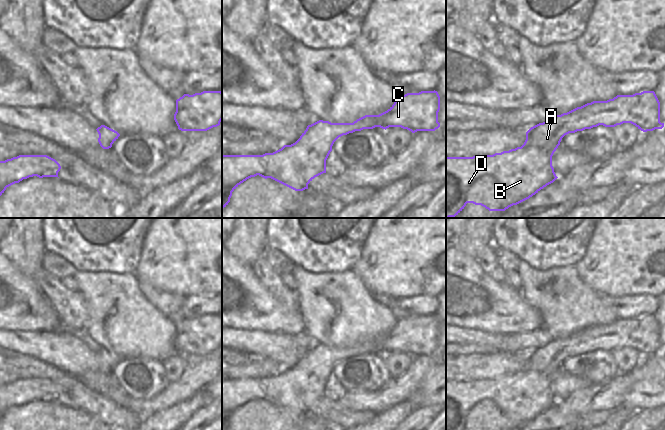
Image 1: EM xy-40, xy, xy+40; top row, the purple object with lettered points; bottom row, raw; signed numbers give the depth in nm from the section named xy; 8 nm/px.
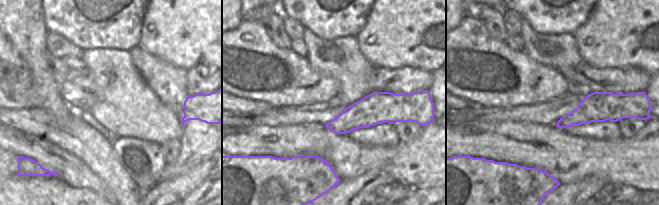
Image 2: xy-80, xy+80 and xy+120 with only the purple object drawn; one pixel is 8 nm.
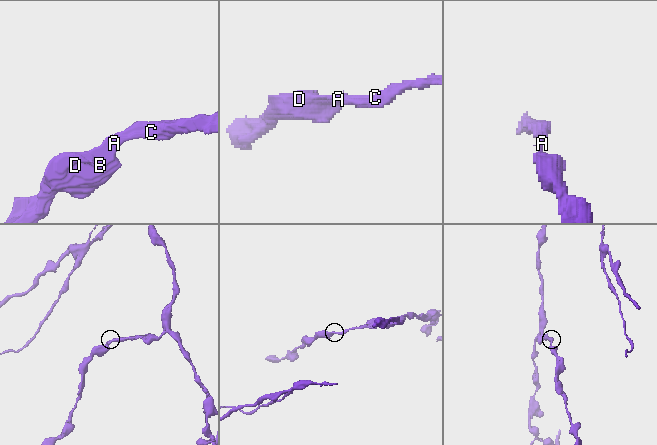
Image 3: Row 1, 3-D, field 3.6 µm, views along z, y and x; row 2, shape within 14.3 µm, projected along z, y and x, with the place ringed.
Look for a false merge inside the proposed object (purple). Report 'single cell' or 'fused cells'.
single cell

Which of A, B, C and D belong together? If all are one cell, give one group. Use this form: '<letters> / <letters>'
A B C D

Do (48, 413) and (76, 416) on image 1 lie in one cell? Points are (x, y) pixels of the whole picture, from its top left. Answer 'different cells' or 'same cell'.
same cell

